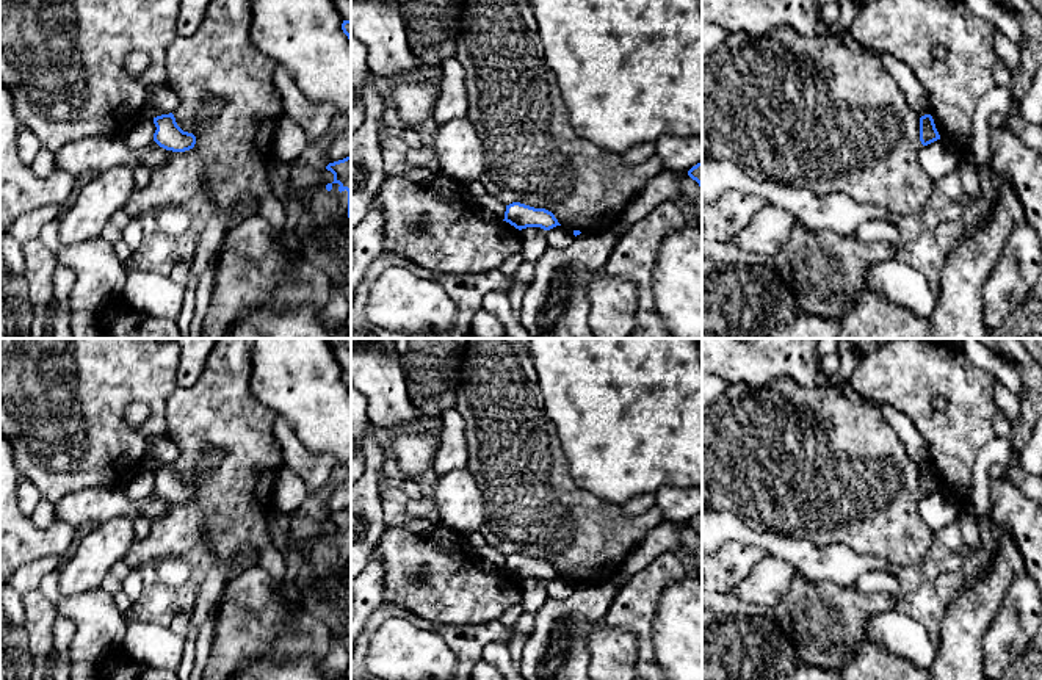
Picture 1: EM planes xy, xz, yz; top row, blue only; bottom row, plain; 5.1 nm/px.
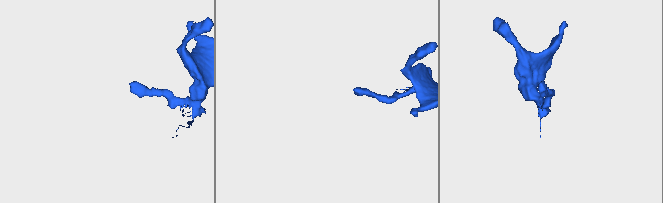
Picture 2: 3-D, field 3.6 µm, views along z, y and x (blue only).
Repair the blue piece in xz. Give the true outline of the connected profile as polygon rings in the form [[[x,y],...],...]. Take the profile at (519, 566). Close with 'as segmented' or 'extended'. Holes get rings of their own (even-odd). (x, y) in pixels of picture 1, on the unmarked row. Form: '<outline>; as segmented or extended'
[[[520,553],[506,556],[505,570],[516,580],[522,581],[526,578],[541,578],[550,581],[561,577],[555,566],[545,559],[534,559]]]; as segmented

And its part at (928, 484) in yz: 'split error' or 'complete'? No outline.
complete

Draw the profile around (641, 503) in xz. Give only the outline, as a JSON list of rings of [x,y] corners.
[[[642,494],[630,498],[628,501],[619,505],[625,515],[642,514],[655,506],[653,494]]]

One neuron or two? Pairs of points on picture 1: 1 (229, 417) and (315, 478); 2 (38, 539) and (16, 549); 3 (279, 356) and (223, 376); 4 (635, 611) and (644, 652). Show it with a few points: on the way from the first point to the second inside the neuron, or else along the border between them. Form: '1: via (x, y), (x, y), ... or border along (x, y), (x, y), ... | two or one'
1: border along (274, 419), (274, 441), (284, 464) | two
2: via (33, 542), (25, 542), (21, 547) | one
3: border along (251, 354), (251, 394), (260, 401) | two
4: via (640, 621), (644, 643) | one

